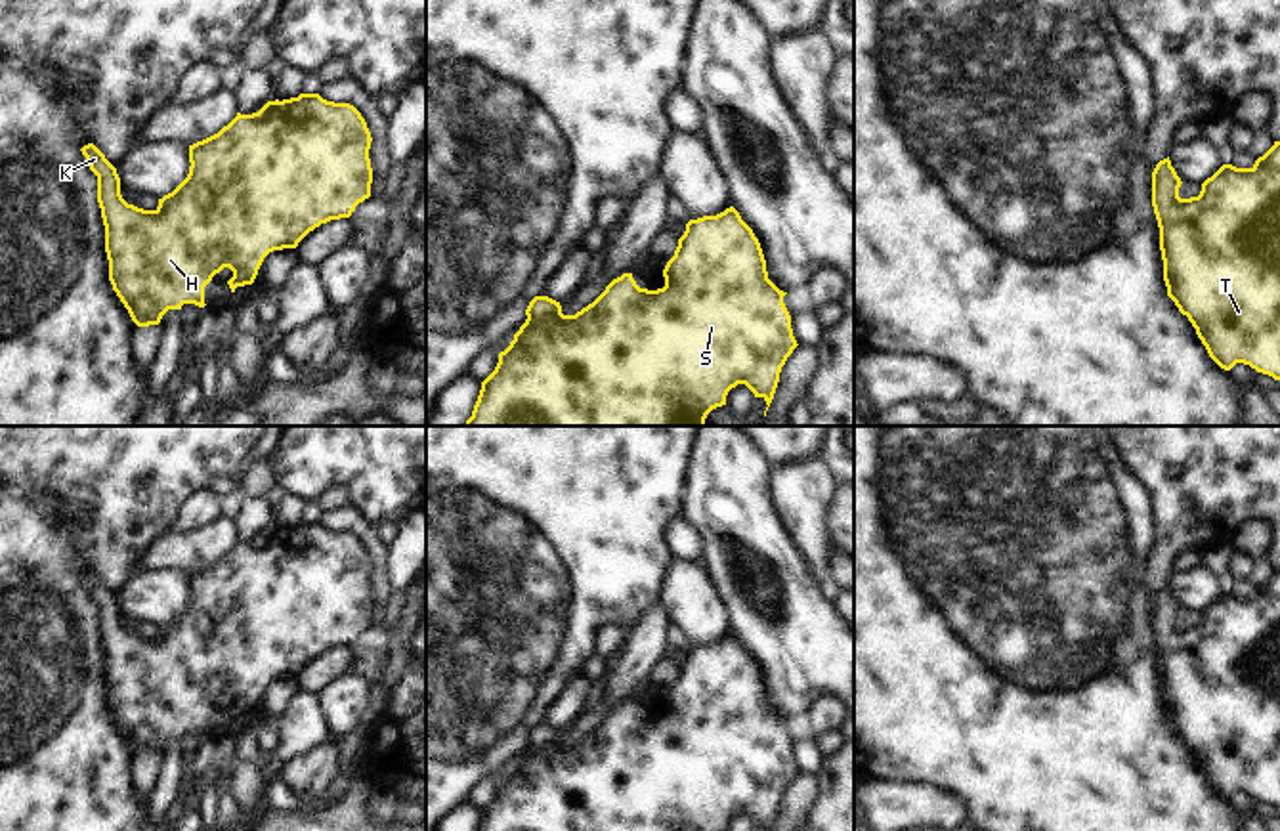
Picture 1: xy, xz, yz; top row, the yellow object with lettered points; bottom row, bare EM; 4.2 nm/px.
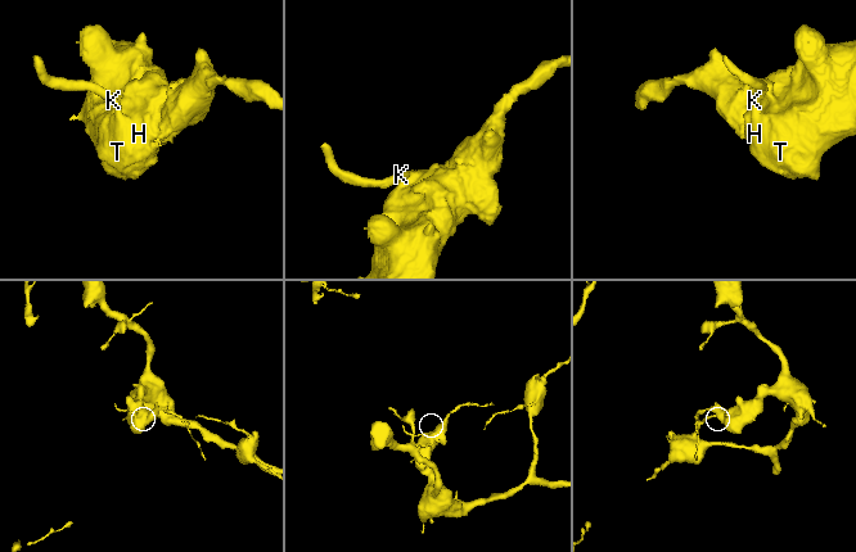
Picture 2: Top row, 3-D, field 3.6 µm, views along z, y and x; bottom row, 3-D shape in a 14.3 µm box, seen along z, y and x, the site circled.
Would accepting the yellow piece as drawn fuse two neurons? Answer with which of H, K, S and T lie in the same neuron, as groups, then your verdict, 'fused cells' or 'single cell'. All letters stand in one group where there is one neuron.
H K S T | single cell

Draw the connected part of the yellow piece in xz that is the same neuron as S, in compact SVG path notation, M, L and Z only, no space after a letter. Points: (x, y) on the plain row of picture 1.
M730 634L716 644L690 648L684 663L678 667L674 684L663 697L663 705L663 716L648 718L636 713L632 701L623 701L613 707L592 732L575 743L564 743L560 730L548 724L535 724L525 737L525 751L514 762L510 774L499 781L495 799L481 810L476 831L726 831L728 820L737 812L745 812L755 825L762 825L766 831L772 831L781 795L799 772L793 764L791 743L783 732L783 724L787 720L779 718L768 707L760 671L753 657L741 648L739 640Z

